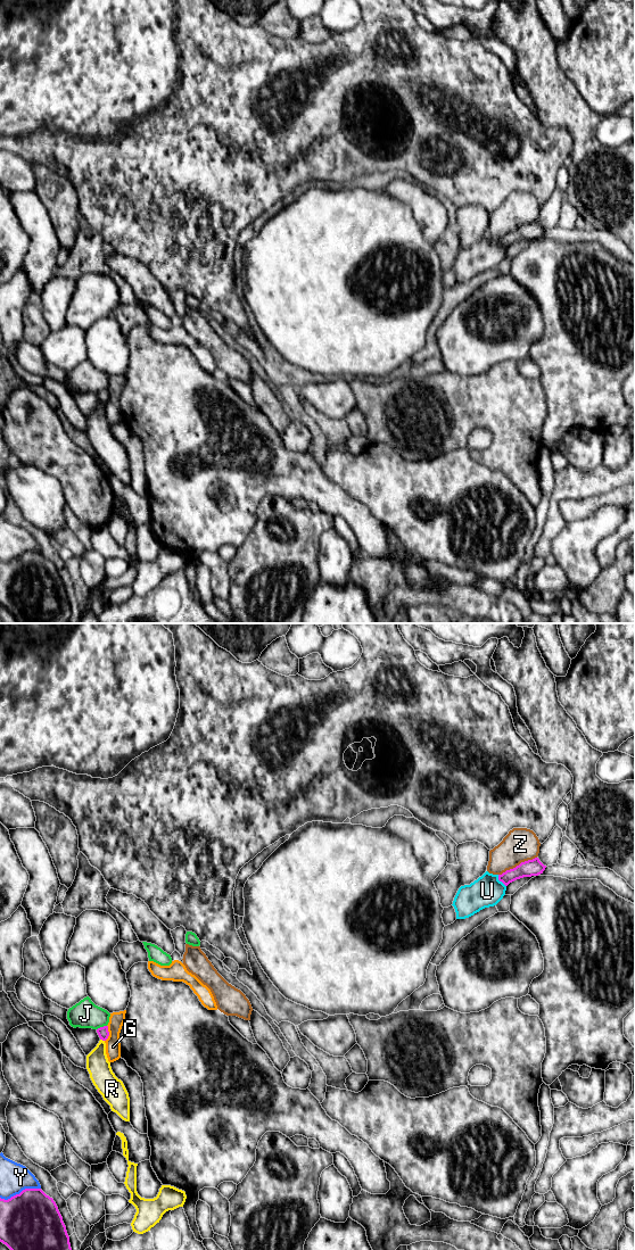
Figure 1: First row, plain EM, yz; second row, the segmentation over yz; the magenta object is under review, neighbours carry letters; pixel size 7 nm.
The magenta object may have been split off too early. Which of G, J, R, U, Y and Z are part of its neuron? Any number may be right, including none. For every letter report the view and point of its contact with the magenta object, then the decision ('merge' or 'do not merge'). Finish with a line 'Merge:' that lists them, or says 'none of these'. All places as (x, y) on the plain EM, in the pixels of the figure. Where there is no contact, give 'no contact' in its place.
G: meets magenta in yz at (108, 396); do not merge
J: meets magenta in yz at (101, 390); do not merge
R: meets magenta in yz at (102, 403); do not merge
U: meets magenta in yz at (500, 243); do not merge
Y: meets magenta in yz at (21, 555); do not merge
Z: meets magenta in yz at (517, 229); do not merge
Merge: none of these

